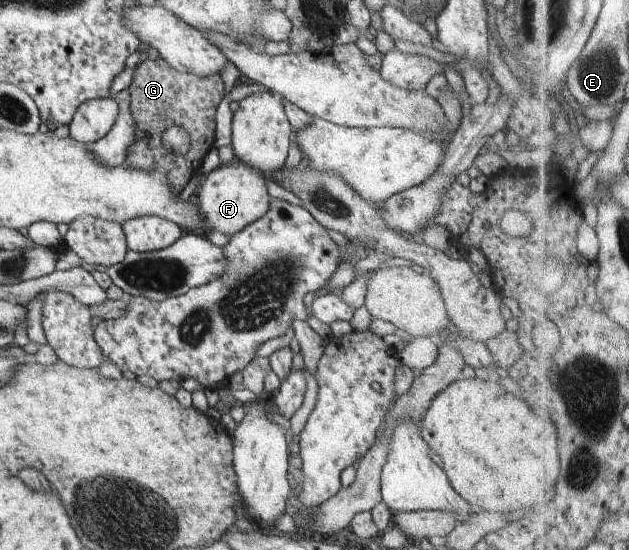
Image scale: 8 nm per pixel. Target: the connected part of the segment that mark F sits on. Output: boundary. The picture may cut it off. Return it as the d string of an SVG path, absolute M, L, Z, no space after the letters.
M241 161L217 166L202 177L199 191L200 214L206 220L207 231L215 230L225 235L235 235L244 227L263 217L270 208L271 196L267 192L267 176Z

